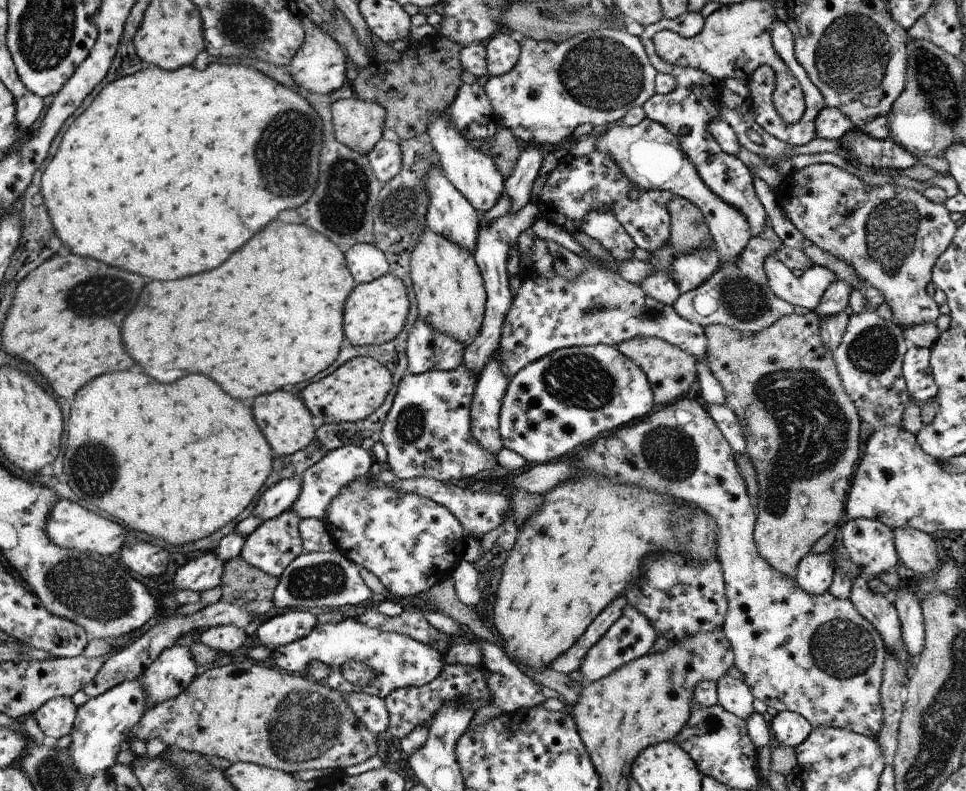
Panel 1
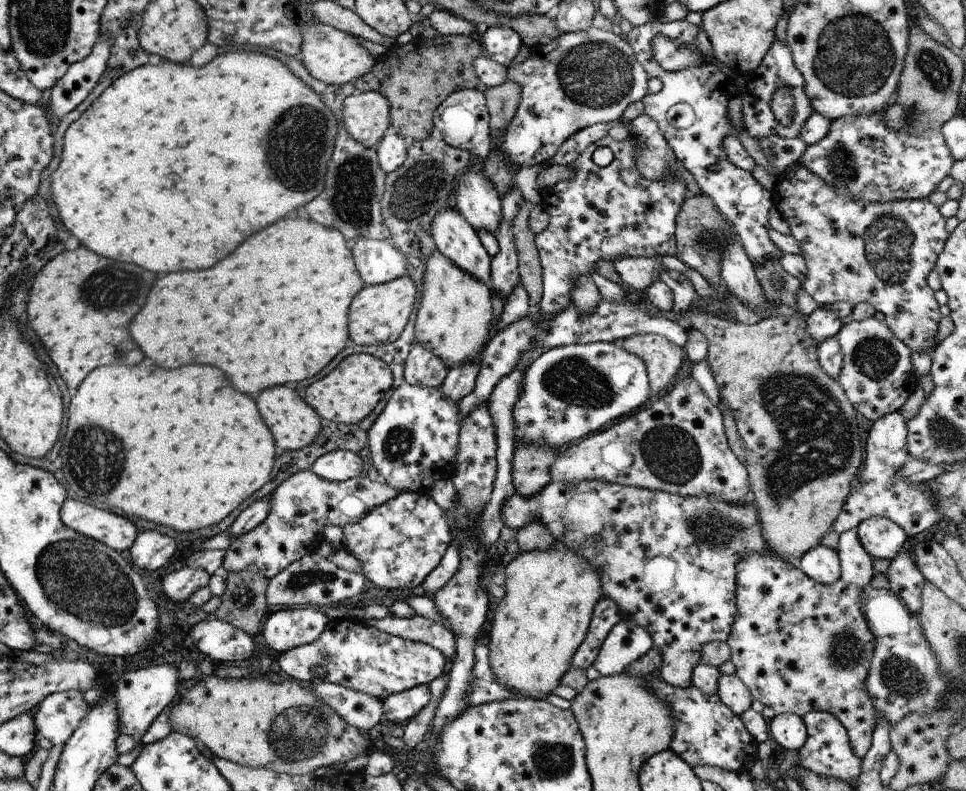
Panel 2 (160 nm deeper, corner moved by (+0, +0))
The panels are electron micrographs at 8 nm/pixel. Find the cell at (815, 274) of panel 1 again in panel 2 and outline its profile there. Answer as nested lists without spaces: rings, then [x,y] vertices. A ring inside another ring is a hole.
[[[796,165],[790,170],[778,173],[779,179],[776,184],[776,190],[770,192],[773,199],[773,206],[782,215],[782,218],[789,224],[791,235],[797,240],[801,255],[805,258],[808,274],[802,288],[822,307],[826,303],[842,302],[856,306],[858,303],[868,303],[875,308],[875,312],[884,314],[884,322],[894,333],[899,341],[904,342],[912,353],[924,353],[932,356],[938,342],[934,339],[938,332],[938,323],[943,315],[940,313],[938,301],[934,297],[934,290],[926,283],[926,277],[931,270],[934,270],[937,256],[943,251],[949,232],[945,227],[947,220],[940,214],[939,208],[930,202],[930,199],[916,199],[913,201],[888,201],[885,203],[867,203],[856,201],[844,195],[838,195],[836,188],[828,185],[818,175],[801,165]]]

